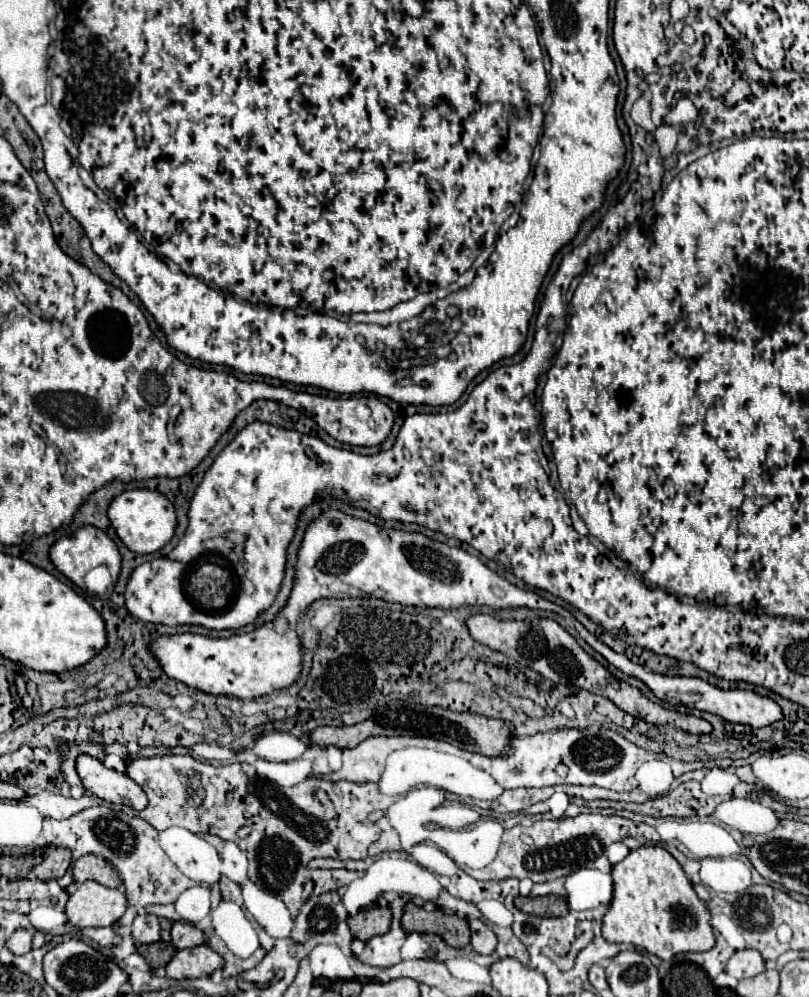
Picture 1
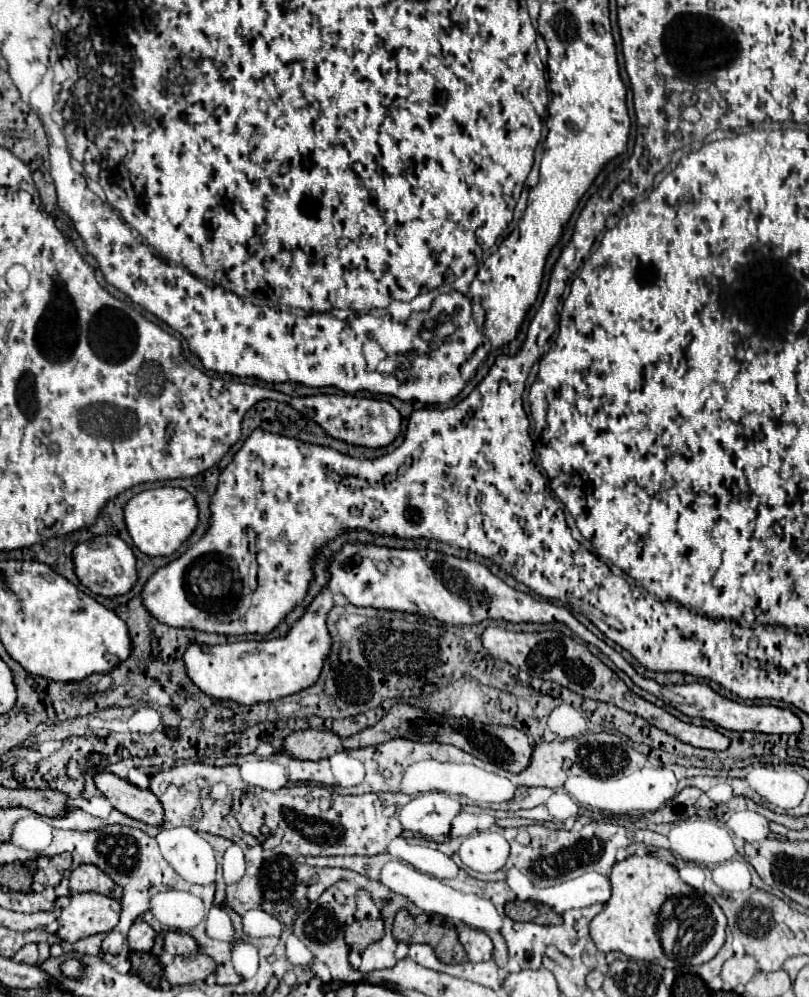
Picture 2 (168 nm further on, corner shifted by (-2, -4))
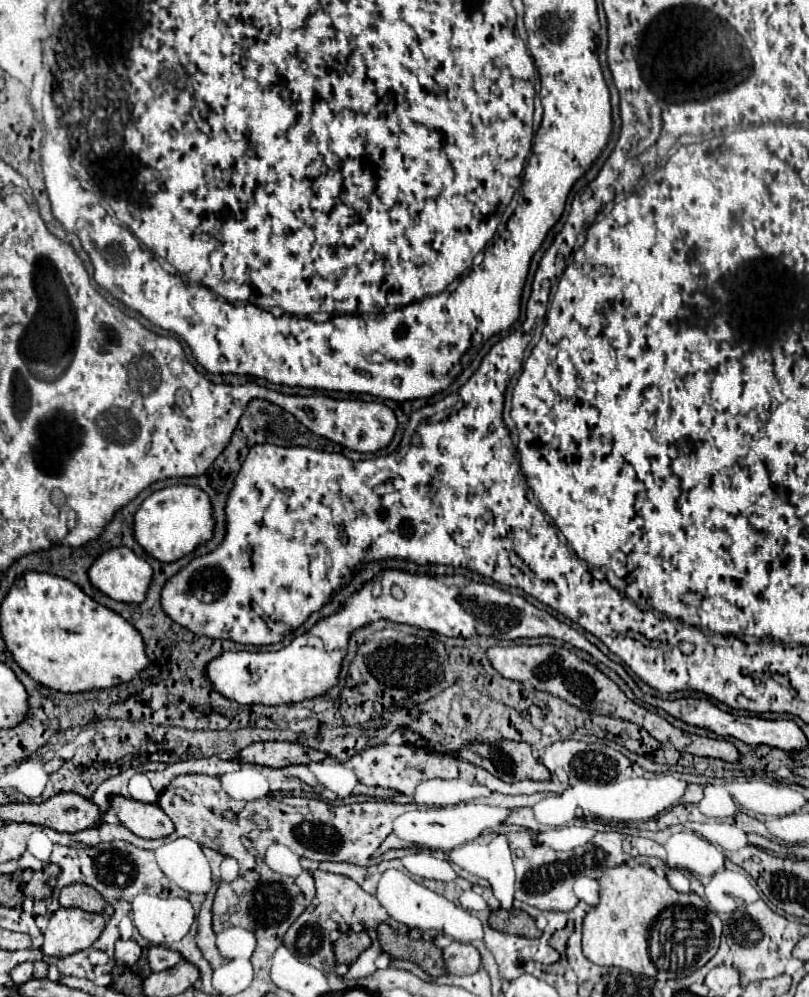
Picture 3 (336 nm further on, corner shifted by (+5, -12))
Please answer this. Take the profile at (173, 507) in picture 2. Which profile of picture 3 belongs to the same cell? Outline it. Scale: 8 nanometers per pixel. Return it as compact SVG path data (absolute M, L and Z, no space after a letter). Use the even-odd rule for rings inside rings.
M177 484L153 492L135 514L135 538L137 542L157 560L175 562L185 554L191 554L199 544L213 536L213 506L207 496L197 486Z

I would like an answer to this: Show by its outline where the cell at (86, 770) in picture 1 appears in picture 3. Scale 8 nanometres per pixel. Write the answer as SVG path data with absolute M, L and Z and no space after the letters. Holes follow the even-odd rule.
M117 796L111 800L111 810L115 810L125 828L141 838L165 838L175 830L171 818L157 804Z

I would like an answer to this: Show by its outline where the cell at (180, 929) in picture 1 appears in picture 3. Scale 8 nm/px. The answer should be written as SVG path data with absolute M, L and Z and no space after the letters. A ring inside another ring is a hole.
M151 946L149 948L149 954L147 954L147 960L149 960L149 966L153 972L159 972L159 970L169 970L173 968L177 962L181 962L181 954L179 952L173 952L169 948L163 948L163 946Z

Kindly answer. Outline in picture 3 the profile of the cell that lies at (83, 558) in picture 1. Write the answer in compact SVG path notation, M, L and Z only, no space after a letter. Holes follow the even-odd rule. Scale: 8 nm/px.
M119 546L97 558L89 578L95 588L113 600L141 604L153 578L153 568L127 546Z

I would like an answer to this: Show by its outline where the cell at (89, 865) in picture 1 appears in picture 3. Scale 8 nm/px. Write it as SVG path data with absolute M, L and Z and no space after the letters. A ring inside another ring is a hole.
M71 884L65 886L59 894L59 904L63 908L81 908L85 912L97 912L97 914L111 914L109 904L101 898L101 894L85 884Z

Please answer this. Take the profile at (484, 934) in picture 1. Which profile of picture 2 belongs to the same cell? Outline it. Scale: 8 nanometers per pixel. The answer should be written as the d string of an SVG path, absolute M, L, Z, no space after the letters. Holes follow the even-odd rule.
M460 926L460 942L466 948L468 960L470 962L484 962L484 960L492 960L492 940L488 934L484 934L482 930L474 930L470 926Z

